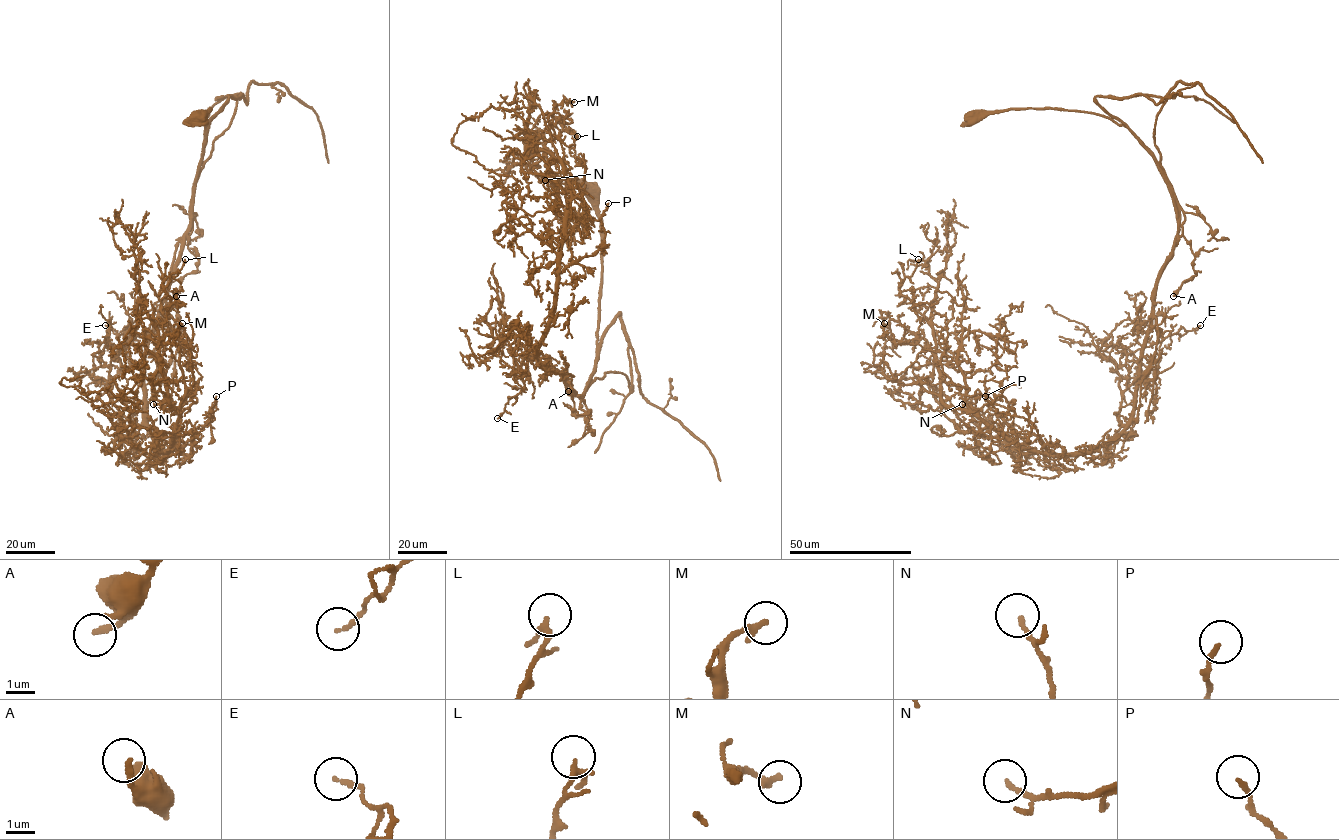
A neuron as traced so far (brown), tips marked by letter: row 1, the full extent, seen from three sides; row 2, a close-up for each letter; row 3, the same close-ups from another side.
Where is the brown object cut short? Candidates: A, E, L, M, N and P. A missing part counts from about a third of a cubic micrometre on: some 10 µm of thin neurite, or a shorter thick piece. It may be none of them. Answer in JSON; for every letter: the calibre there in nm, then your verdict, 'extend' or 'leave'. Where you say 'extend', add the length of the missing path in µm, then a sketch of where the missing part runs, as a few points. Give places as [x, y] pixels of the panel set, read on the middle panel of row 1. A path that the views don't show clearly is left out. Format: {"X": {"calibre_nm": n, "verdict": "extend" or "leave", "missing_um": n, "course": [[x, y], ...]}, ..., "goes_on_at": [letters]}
{"A": {"calibre_nm": 200, "verdict": "leave"}, "E": {"calibre_nm": 150, "verdict": "leave"}, "L": {"calibre_nm": 180, "verdict": "leave"}, "M": {"calibre_nm": 240, "verdict": "leave"}, "N": {"calibre_nm": 160, "verdict": "leave"}, "P": {"calibre_nm": 160, "verdict": "leave"}, "goes_on_at": []}

